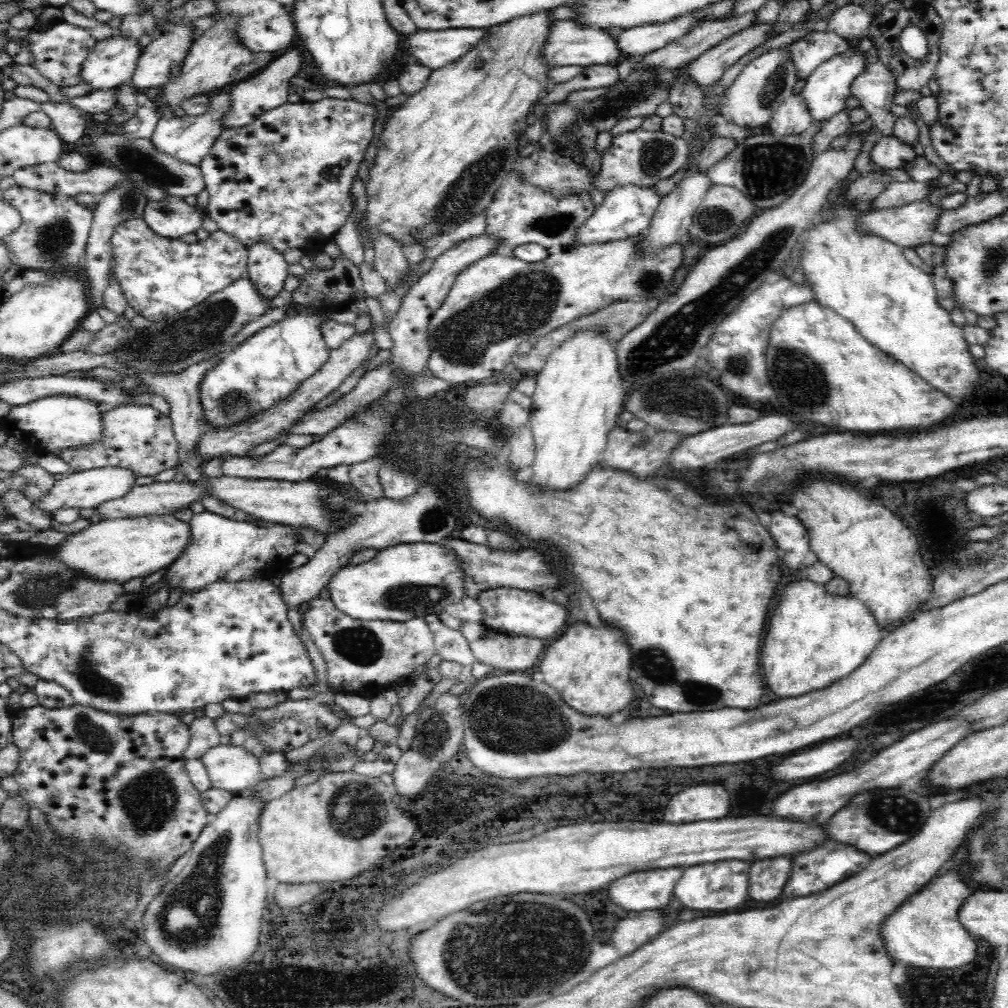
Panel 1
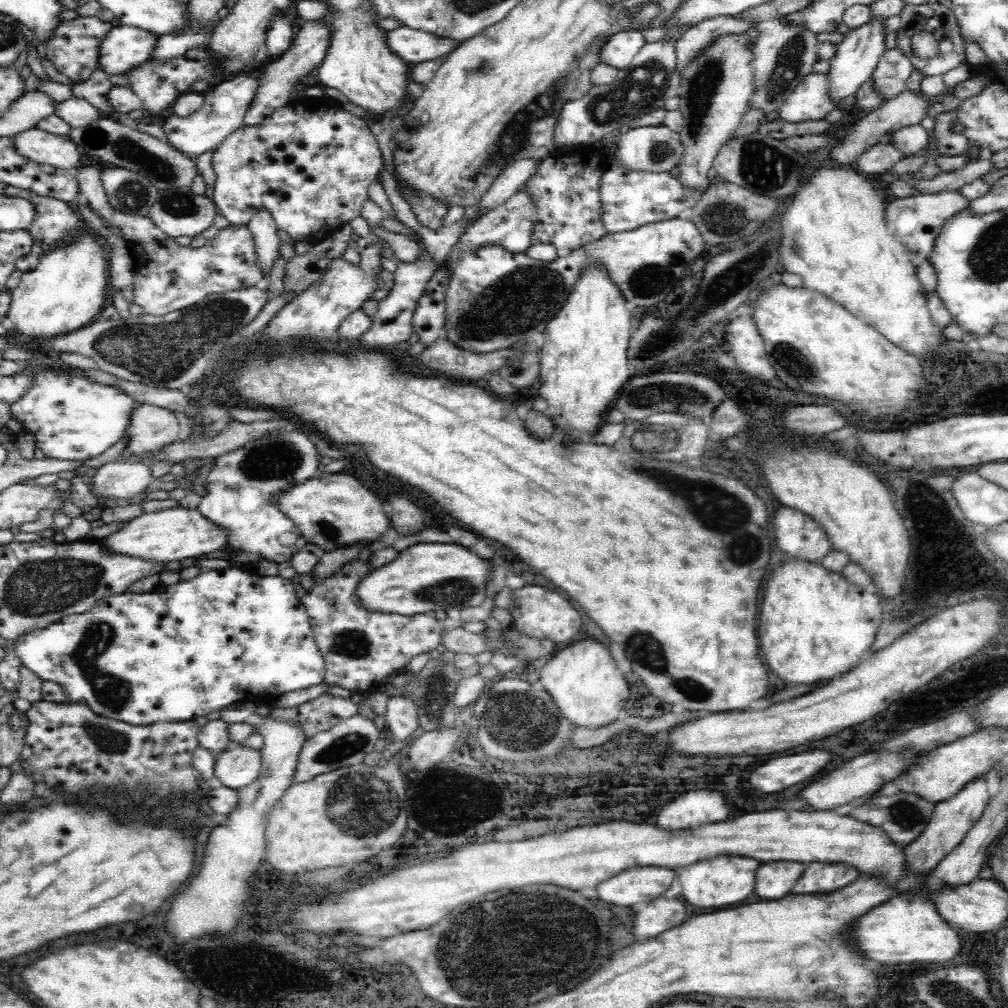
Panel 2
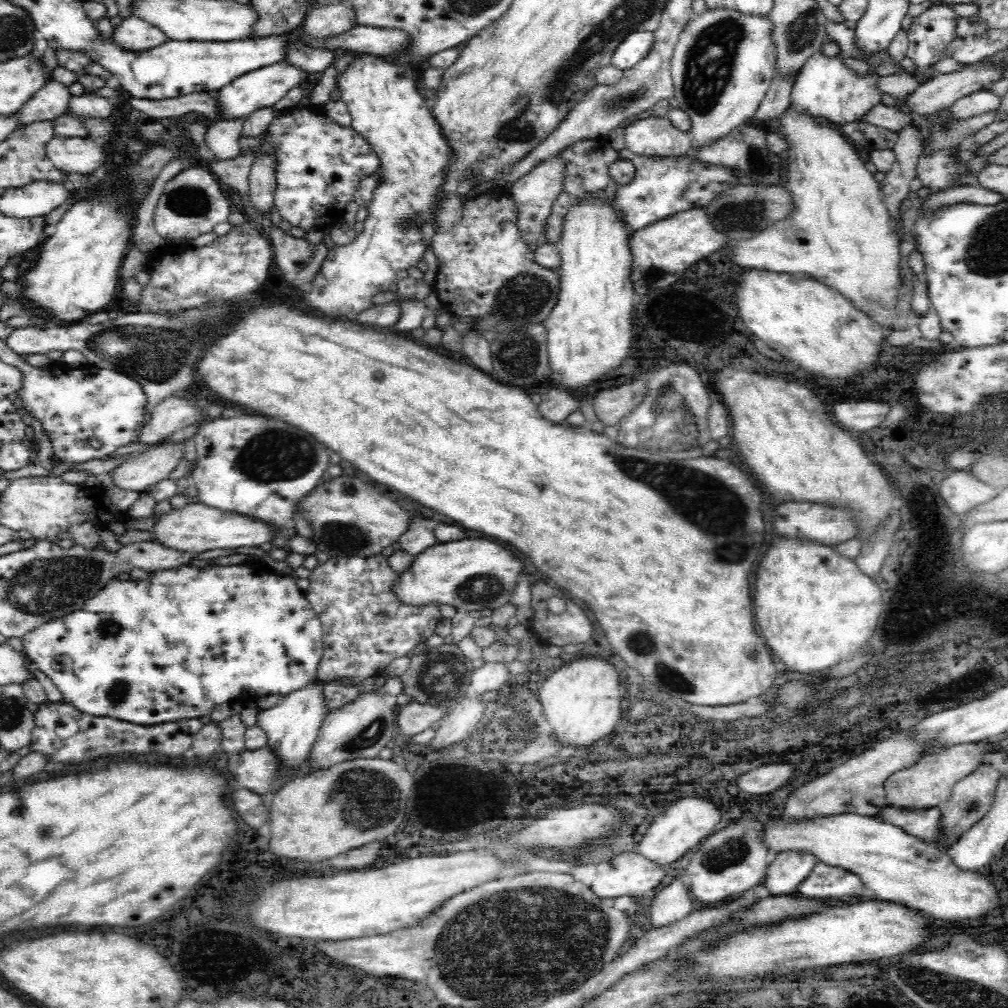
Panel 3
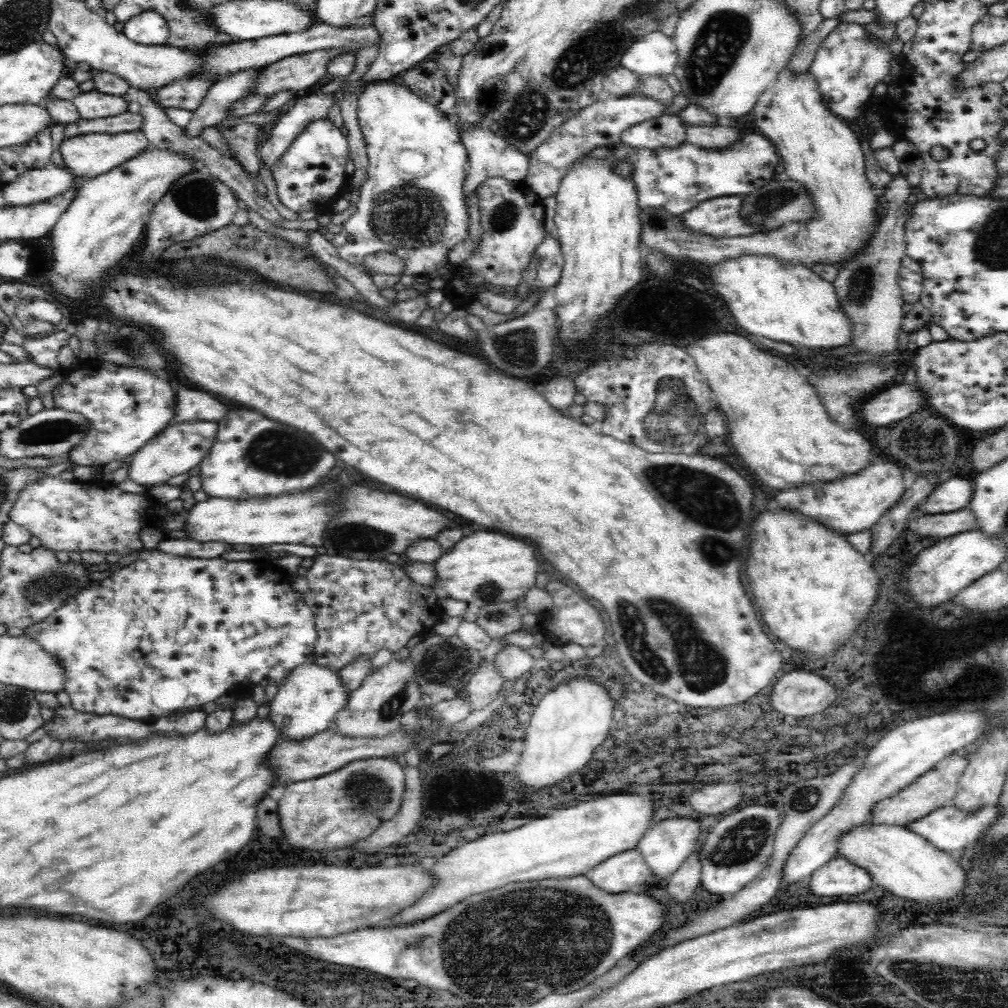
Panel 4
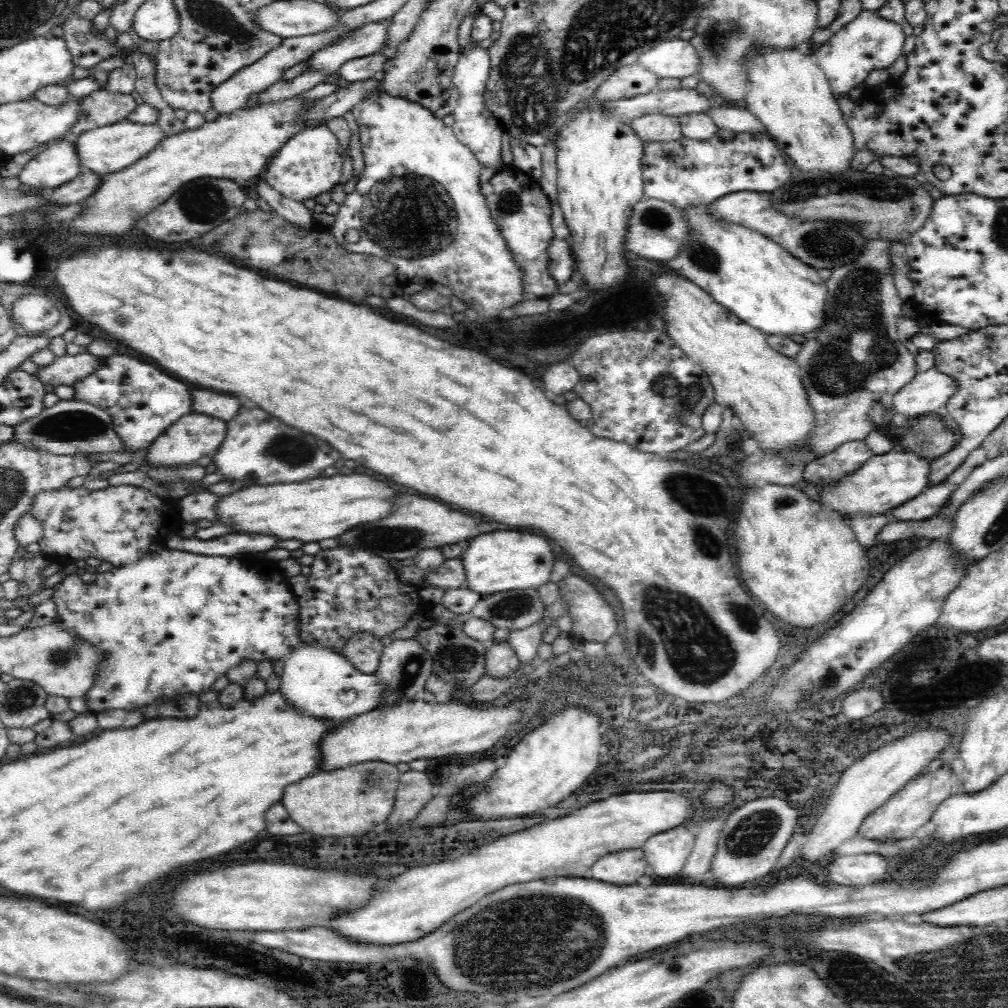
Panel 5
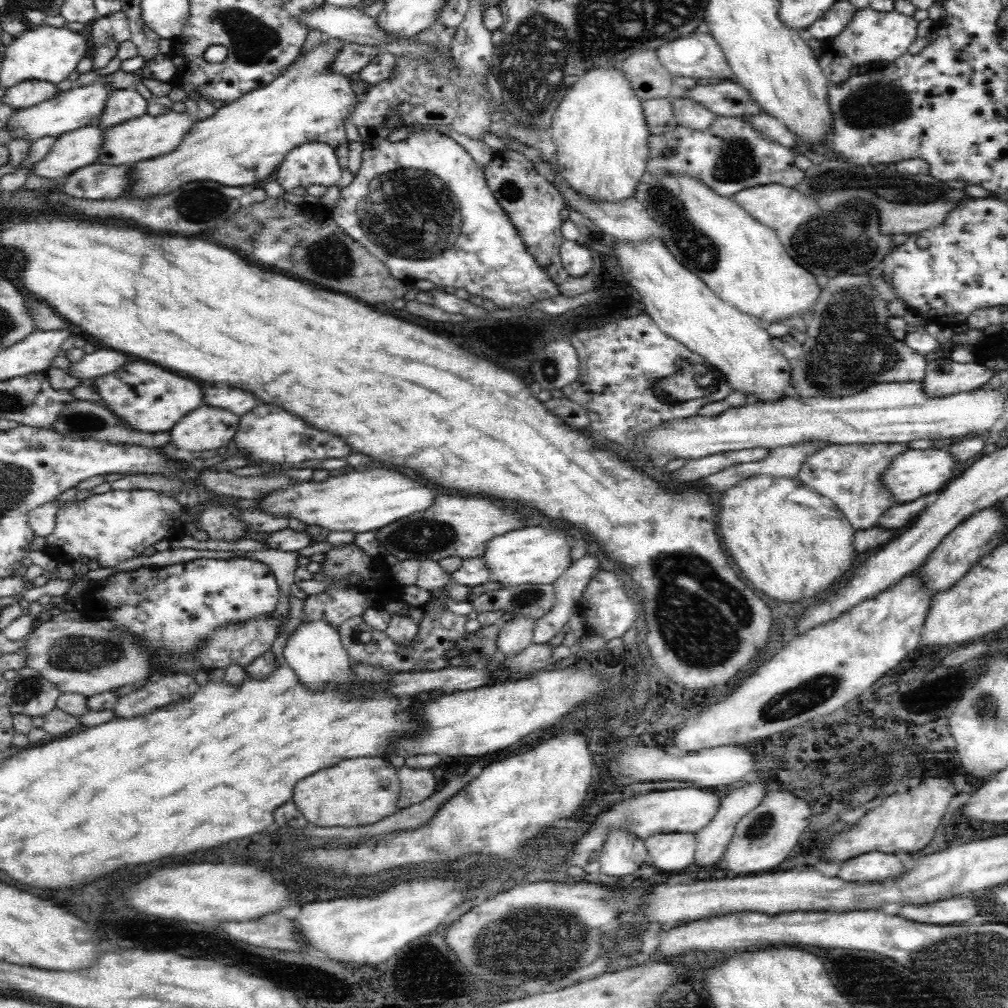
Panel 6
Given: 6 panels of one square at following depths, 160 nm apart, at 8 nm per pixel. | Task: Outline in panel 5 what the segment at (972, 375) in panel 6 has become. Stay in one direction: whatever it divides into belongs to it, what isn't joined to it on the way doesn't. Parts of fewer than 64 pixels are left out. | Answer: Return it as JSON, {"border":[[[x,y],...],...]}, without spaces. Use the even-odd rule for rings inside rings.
{"border":[[[932,367],[924,373],[916,373],[908,384],[894,392],[890,407],[898,421],[914,418],[944,407],[954,390],[956,383]]]}

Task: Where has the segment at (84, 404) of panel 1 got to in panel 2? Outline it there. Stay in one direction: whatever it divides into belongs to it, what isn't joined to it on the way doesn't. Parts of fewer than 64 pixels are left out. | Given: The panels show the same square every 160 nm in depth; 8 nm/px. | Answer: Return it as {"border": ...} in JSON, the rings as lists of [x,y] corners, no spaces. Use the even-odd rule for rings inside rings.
{"border":[[[36,373],[33,384],[20,400],[10,405],[10,418],[21,424],[21,430],[34,435],[36,448],[43,450],[54,460],[85,461],[102,454],[104,450],[119,442],[131,420],[132,408],[136,406],[132,397],[113,385],[101,385],[88,377],[70,376],[62,373]]]}

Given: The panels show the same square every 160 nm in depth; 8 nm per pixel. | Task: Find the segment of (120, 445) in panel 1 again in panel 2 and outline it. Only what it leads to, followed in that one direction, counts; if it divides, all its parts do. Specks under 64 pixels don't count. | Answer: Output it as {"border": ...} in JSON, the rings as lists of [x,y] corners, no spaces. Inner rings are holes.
{"border":[[[140,404],[132,408],[131,420],[126,427],[123,438],[128,440],[127,445],[118,455],[117,460],[129,463],[142,463],[150,468],[150,473],[155,480],[170,472],[170,467],[176,462],[155,458],[155,452],[170,447],[180,442],[181,425],[171,409],[160,408],[159,405]]]}

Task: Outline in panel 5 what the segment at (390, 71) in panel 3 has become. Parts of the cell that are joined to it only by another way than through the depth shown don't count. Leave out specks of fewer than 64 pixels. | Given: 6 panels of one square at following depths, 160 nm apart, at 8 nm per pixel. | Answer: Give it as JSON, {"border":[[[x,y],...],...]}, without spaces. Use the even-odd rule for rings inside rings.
{"border":[[[380,90],[372,92],[372,94],[362,102],[353,106],[351,113],[359,128],[359,141],[364,153],[366,168],[364,172],[362,172],[362,175],[360,175],[355,193],[346,197],[346,201],[339,206],[339,213],[335,216],[336,224],[331,228],[330,232],[331,236],[335,238],[336,243],[338,243],[340,247],[346,248],[348,252],[361,255],[373,255],[392,263],[397,271],[394,276],[384,277],[383,280],[384,284],[388,284],[389,286],[394,287],[394,284],[404,286],[407,284],[406,274],[418,274],[418,276],[424,276],[424,274],[426,274],[426,276],[432,276],[430,282],[436,282],[436,284],[442,284],[443,286],[451,288],[455,294],[458,294],[458,299],[462,298],[464,302],[468,303],[468,306],[477,310],[483,322],[488,322],[490,316],[494,316],[494,318],[501,316],[504,310],[508,310],[510,306],[513,307],[517,305],[518,302],[525,300],[527,294],[525,294],[523,290],[522,269],[515,263],[515,257],[512,256],[510,249],[507,248],[507,242],[504,241],[500,235],[499,229],[496,227],[495,222],[492,221],[491,212],[488,211],[488,207],[485,205],[479,182],[482,167],[470,149],[456,138],[453,127],[446,125],[442,118],[434,116],[434,114],[428,110],[428,107],[423,104],[414,101],[410,102],[408,99],[400,96],[390,96]],[[350,229],[360,232],[360,241],[356,245],[349,245],[345,242],[345,232]]]}

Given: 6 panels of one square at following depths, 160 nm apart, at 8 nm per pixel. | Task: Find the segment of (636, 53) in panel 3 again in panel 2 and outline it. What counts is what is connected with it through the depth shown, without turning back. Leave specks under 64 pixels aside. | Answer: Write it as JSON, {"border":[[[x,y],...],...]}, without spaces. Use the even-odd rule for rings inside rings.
{"border":[[[638,31],[616,32],[608,36],[600,51],[600,62],[621,69],[628,64],[645,44],[644,36]]]}

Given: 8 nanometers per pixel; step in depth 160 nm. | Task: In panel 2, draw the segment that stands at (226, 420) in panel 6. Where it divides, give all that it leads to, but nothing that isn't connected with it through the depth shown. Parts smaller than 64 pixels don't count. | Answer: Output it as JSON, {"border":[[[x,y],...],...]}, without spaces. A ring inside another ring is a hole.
{"border":[[[116,460],[98,467],[87,485],[96,498],[121,498],[123,501],[143,492],[147,488],[147,484],[153,480],[150,468],[146,467],[146,465]]]}

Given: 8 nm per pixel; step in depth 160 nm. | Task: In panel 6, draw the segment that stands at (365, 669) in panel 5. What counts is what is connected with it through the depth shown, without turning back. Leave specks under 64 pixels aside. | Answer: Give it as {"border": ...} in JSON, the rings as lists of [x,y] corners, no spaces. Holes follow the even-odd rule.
{"border":[[[437,599],[427,602],[421,608],[424,619],[420,622],[420,629],[414,644],[410,648],[399,648],[385,632],[378,632],[366,625],[362,617],[352,617],[344,621],[338,628],[343,648],[350,661],[354,664],[364,664],[373,668],[386,669],[390,674],[396,672],[416,672],[418,670],[432,671],[446,667],[446,658],[442,656],[446,650],[452,649],[466,633],[466,615],[453,614],[448,609],[440,607],[442,602]]]}

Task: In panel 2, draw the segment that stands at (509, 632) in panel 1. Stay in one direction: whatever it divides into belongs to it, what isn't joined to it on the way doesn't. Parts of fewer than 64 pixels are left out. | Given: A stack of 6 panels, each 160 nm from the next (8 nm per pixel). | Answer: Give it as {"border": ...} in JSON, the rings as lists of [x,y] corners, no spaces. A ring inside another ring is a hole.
{"border":[[[526,584],[522,588],[511,590],[510,596],[512,601],[506,610],[512,617],[511,626],[530,638],[545,638],[554,644],[565,642],[577,634],[582,624],[578,610],[552,590]]]}

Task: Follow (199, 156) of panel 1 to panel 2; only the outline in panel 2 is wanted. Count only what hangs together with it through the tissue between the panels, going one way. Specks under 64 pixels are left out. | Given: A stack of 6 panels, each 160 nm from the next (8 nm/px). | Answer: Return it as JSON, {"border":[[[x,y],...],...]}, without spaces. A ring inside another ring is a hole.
{"border":[[[257,71],[240,73],[228,78],[204,93],[204,102],[200,110],[188,114],[188,116],[178,116],[172,113],[162,126],[168,144],[192,159],[215,149],[229,133],[234,132],[243,122],[248,104],[252,102],[252,96],[258,88],[256,77]]]}

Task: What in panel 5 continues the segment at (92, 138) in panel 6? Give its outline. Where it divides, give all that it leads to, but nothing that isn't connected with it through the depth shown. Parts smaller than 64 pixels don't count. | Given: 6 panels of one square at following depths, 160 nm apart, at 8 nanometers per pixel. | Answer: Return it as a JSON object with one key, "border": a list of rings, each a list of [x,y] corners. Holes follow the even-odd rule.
{"border":[[[62,138],[50,144],[44,152],[31,159],[17,177],[21,191],[40,193],[60,188],[80,175],[79,154],[76,153],[74,141]]]}

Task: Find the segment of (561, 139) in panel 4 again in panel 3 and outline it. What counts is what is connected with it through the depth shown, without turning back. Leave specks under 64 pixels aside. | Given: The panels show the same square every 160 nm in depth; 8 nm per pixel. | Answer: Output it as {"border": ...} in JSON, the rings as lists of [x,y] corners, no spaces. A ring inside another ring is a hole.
{"border":[[[552,157],[538,164],[538,168],[534,168],[530,174],[511,186],[509,192],[515,200],[515,205],[518,206],[519,233],[522,234],[523,241],[526,242],[528,248],[541,244],[539,240],[545,230],[547,219],[550,217],[551,208],[557,195],[562,191],[564,168],[565,165],[560,157]]]}

